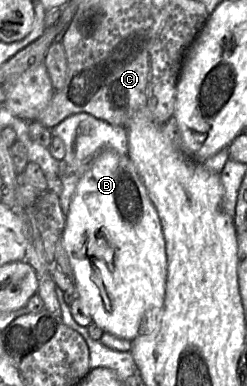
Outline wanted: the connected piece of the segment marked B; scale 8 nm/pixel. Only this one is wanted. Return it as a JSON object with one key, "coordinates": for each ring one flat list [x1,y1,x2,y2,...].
{"coordinates":[[112,149,100,151,90,163,89,168,84,172,76,186,69,211,65,218,65,226,62,234,63,245,68,255,70,265,74,272,77,297,80,299,84,309,86,309,92,321,104,332,111,333,117,337,133,341,141,334,150,334,158,328,164,310,166,279,167,279,167,255,166,244,162,231,160,218,149,198,146,187,136,171,133,163,127,155,118,154]]}

